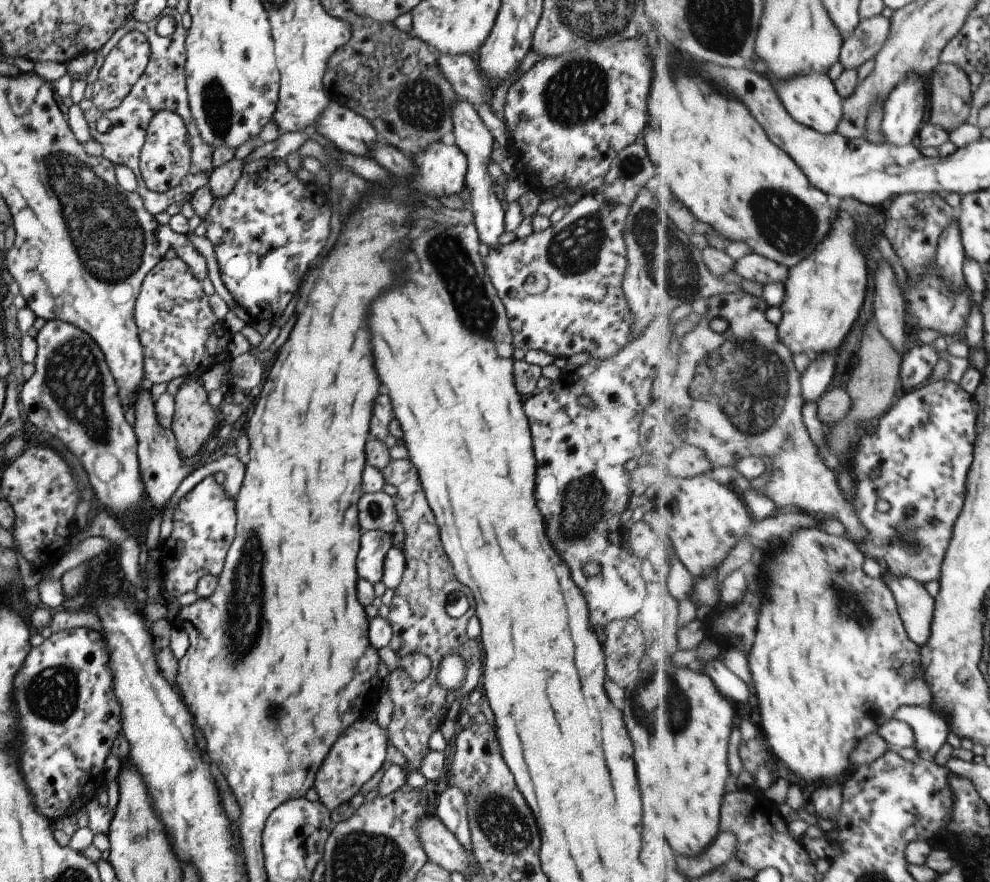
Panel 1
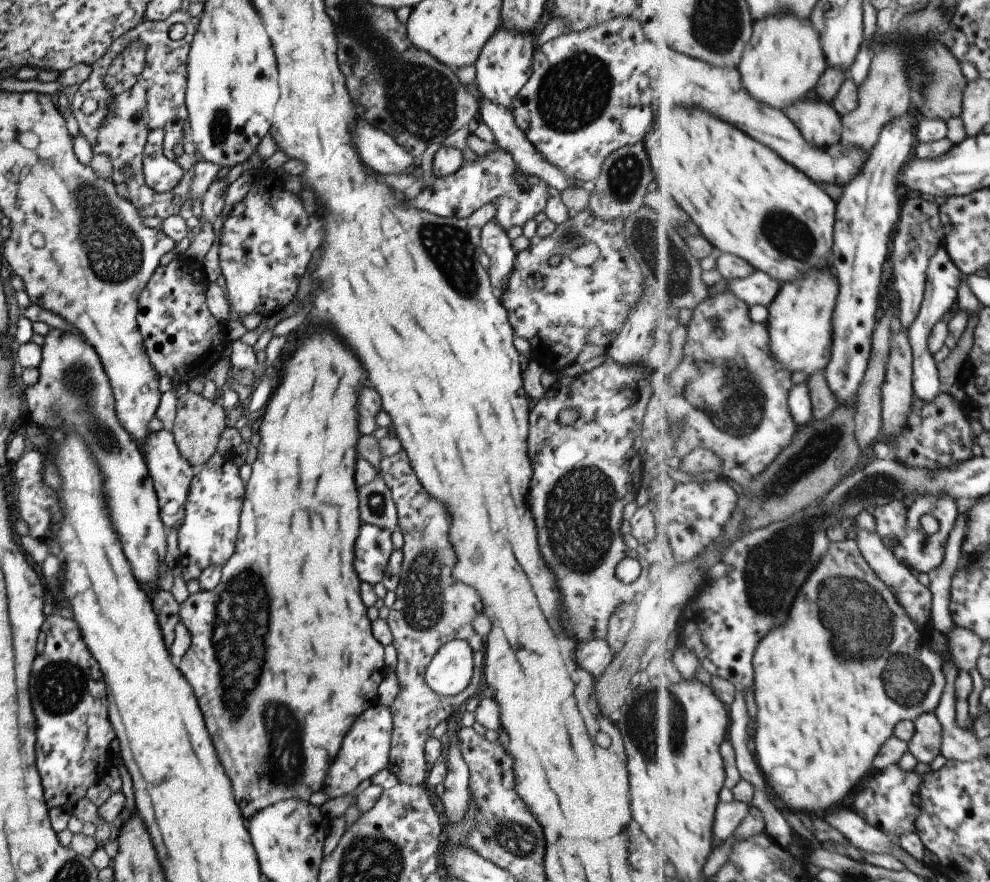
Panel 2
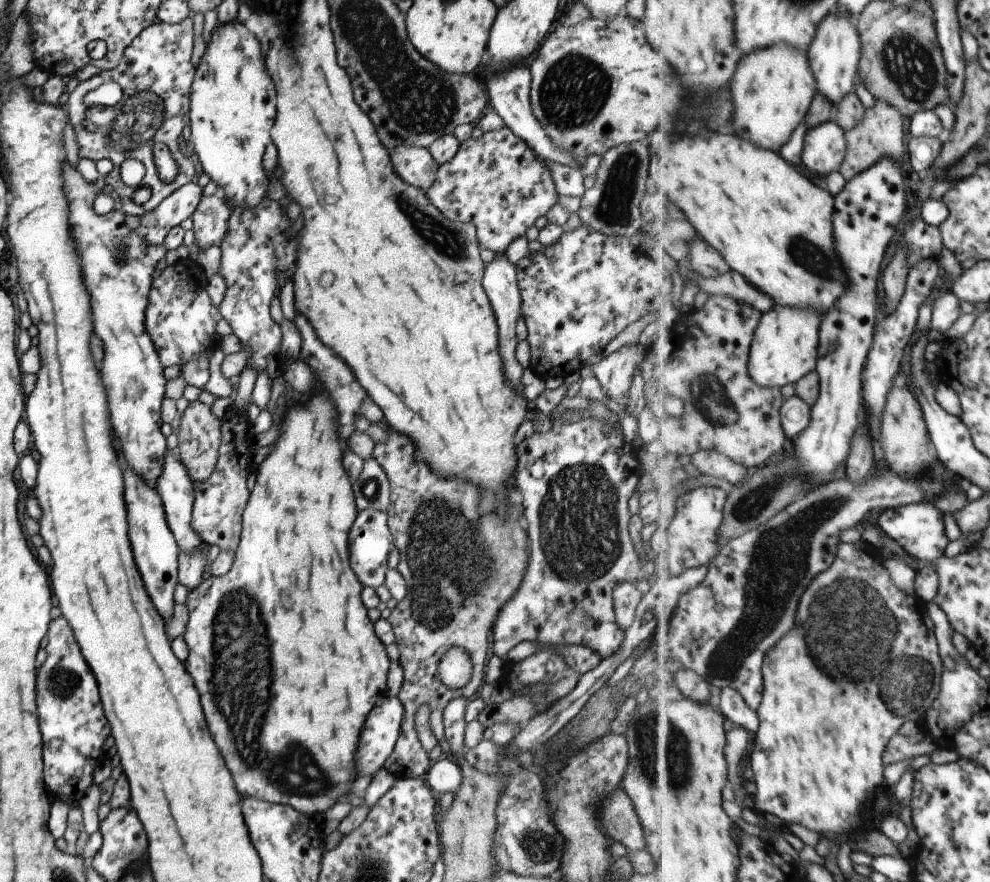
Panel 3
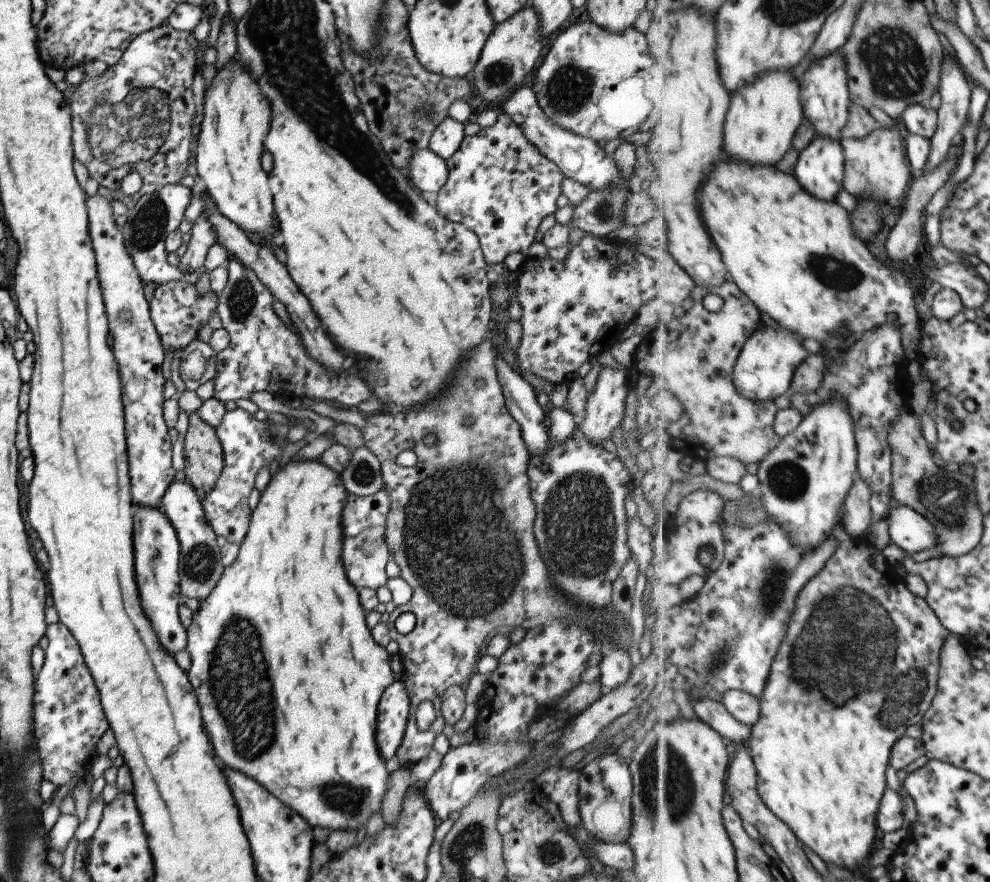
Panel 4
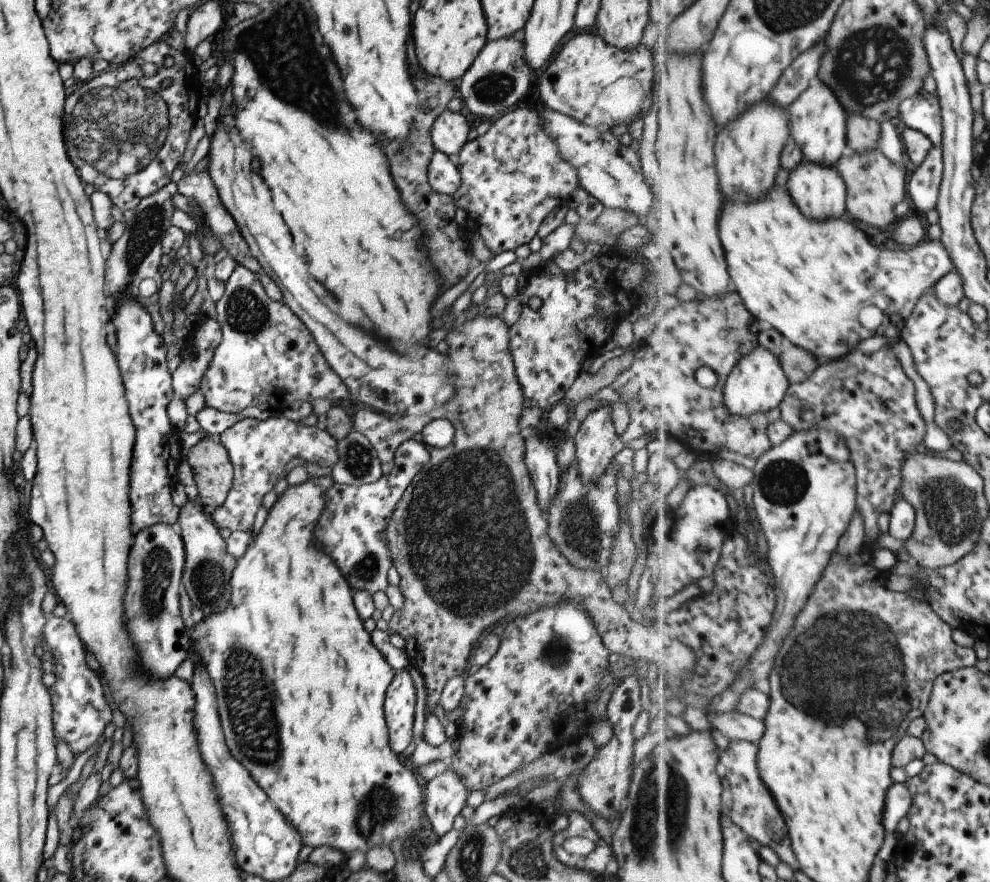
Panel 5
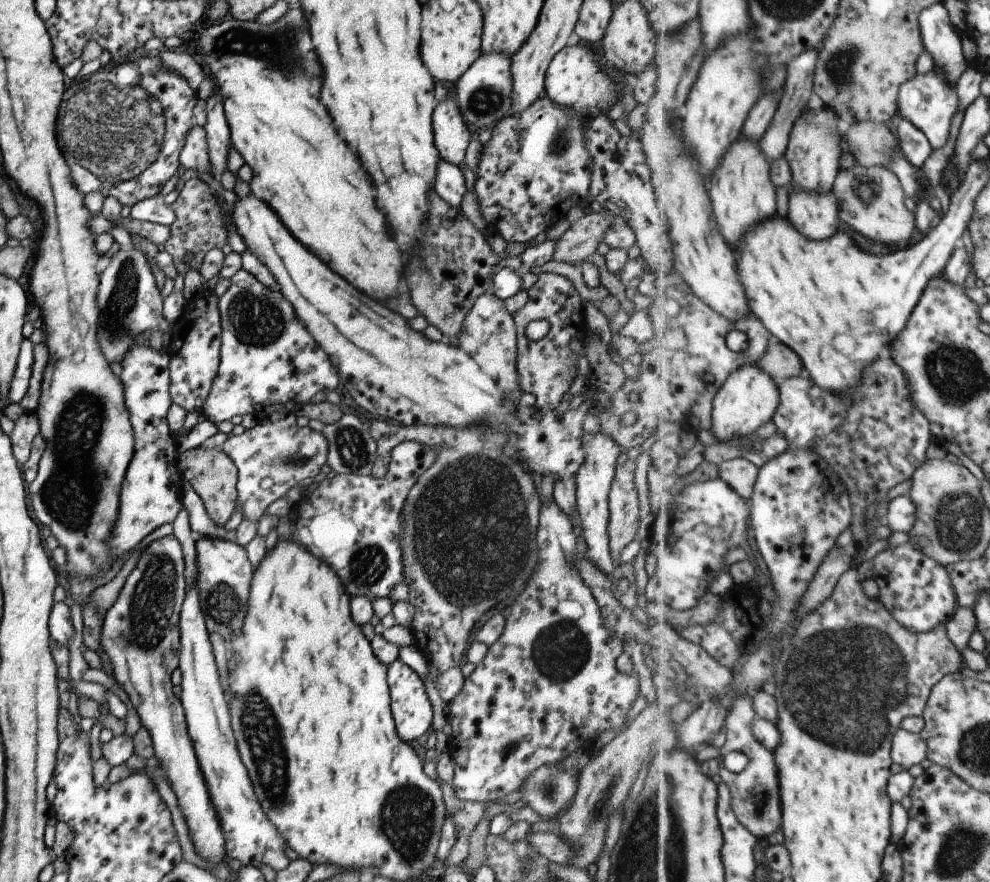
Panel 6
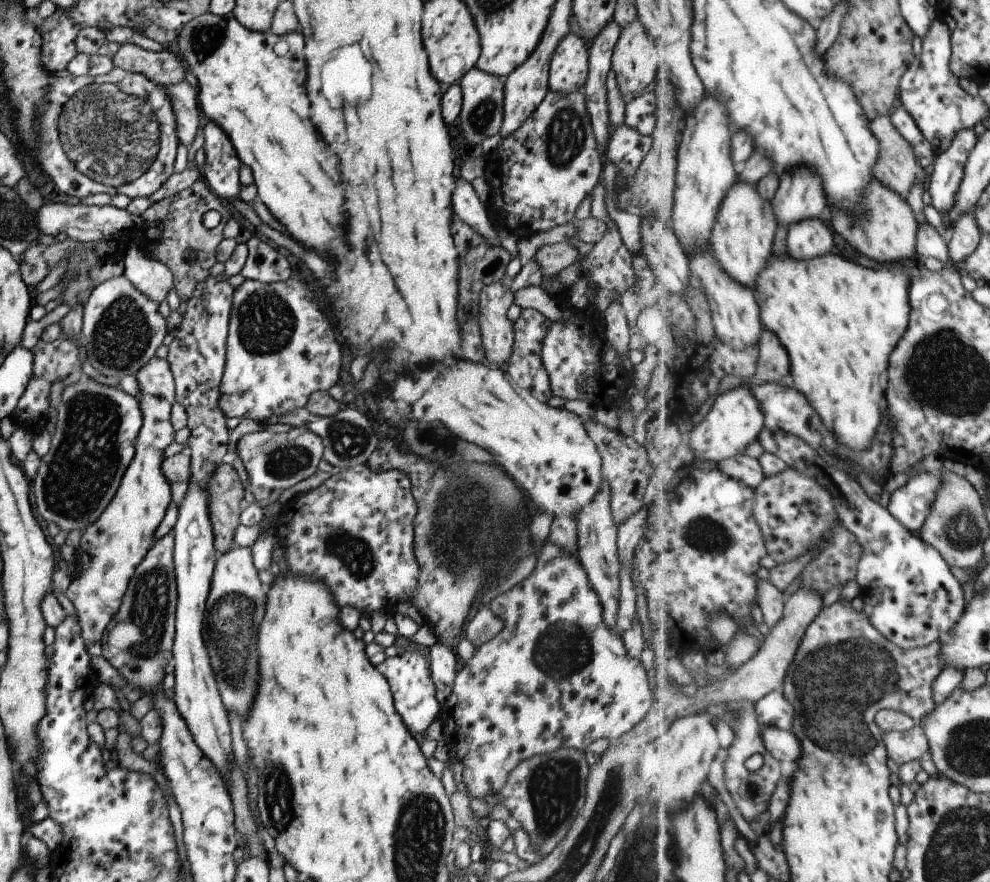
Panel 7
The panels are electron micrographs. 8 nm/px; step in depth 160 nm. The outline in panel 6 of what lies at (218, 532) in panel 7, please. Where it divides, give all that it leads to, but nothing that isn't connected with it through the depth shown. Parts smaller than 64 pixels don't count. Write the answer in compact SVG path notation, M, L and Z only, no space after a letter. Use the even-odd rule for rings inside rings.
M208 443L177 455L176 469L201 499L207 516L223 527L236 506L236 468L233 461L220 449Z

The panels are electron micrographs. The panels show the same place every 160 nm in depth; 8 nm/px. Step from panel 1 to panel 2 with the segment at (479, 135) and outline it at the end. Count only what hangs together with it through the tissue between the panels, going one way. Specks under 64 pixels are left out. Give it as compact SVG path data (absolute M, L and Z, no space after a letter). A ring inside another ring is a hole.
M493 219L481 228L479 247L480 251L485 253L489 259L486 270L489 284L495 294L500 297L503 290L507 288L505 282L507 282L507 276L513 268L515 251L510 245L506 232L503 232L503 228L499 228L499 224Z

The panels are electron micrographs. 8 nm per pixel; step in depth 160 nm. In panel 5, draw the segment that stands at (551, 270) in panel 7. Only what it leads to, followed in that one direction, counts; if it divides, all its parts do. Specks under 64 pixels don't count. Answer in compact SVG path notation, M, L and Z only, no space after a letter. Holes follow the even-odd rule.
M604 207L595 223L579 220L573 236L577 236L584 245L588 242L602 245L607 243L609 238L617 237L620 232L631 228L637 222L636 216L631 212Z

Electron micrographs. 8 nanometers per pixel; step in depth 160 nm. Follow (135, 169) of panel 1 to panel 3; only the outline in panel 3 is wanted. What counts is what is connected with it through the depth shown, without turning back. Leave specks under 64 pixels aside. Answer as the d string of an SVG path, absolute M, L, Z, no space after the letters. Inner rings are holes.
M185 17L177 24L168 25L155 20L146 26L122 50L122 57L114 69L99 71L97 76L78 82L69 93L65 103L67 121L73 126L78 146L78 156L91 160L108 158L112 169L105 177L105 191L115 192L122 203L121 212L138 217L153 210L175 189L195 179L193 164L184 157L181 139L187 133L183 116L189 106L190 84L194 75L191 65L191 46L193 46L193 27L191 18ZM114 82L120 86L122 97L114 107L85 106L84 94L97 88L100 84ZM85 122L92 122L97 131L93 134L85 129ZM161 141L167 145L178 168L177 176L169 183L164 183L157 176L153 158L152 145ZM133 157L143 164L143 178L139 186L151 189L151 196L143 205L135 205L129 197L129 187L120 179L121 162Z

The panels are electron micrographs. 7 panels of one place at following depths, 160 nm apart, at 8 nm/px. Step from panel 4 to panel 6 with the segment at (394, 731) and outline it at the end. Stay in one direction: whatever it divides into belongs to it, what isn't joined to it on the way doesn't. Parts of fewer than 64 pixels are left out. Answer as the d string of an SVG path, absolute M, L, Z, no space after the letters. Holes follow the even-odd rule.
M398 659L386 665L390 713L397 736L409 743L431 726L431 706L423 681Z

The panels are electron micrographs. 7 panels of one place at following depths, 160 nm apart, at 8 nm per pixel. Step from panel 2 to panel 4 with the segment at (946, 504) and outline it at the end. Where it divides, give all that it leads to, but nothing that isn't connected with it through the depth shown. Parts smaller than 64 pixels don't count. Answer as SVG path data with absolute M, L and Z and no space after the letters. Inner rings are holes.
M909 505L890 508L888 523L892 542L906 553L917 554L940 545L935 525Z

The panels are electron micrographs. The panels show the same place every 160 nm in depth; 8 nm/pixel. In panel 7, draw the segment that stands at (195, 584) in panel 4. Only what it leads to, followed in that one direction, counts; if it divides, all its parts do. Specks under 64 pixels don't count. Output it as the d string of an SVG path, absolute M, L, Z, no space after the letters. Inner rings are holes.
M233 544L217 555L204 606L202 636L221 702L227 712L235 710L241 720L251 704L257 686L255 634L264 613L265 595L266 588L257 577L250 548Z

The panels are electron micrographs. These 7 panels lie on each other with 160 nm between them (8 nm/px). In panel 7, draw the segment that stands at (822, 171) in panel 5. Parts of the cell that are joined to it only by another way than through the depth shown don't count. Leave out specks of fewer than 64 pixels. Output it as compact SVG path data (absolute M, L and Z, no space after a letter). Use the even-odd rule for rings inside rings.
M823 218L803 220L789 228L789 252L799 260L811 260L829 254L835 246L833 230L823 222Z

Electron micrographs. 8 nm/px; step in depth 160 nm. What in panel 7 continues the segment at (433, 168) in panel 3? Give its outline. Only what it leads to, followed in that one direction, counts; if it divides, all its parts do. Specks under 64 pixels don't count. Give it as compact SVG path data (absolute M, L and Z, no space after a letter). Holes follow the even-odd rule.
M455 179L455 188L451 194L451 208L455 216L459 217L468 227L473 228L479 236L482 236L490 245L500 245L493 226L486 216L484 203L477 199L473 188L463 179Z

